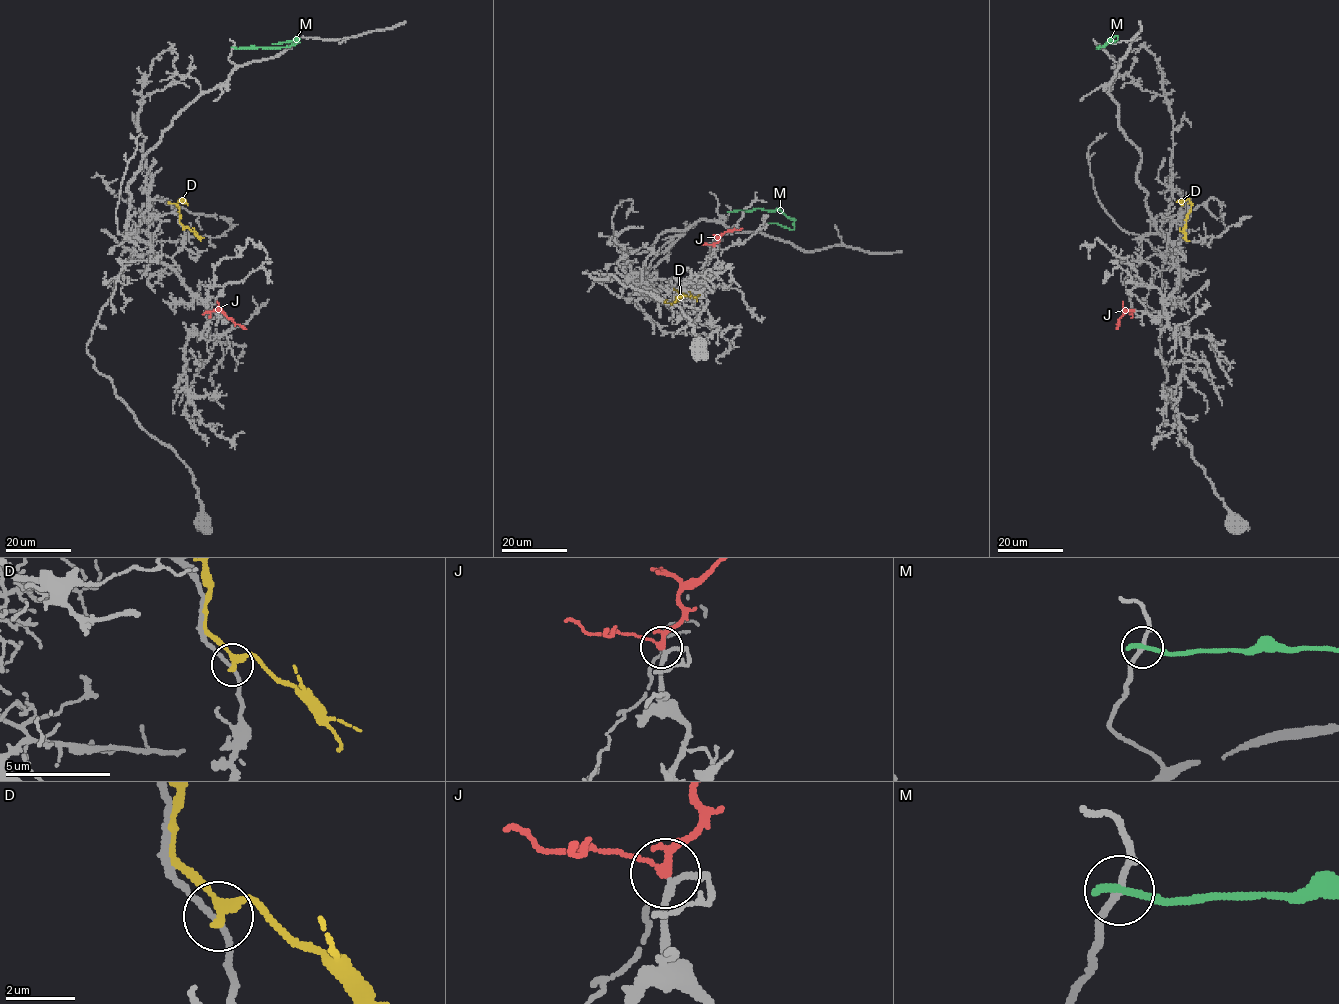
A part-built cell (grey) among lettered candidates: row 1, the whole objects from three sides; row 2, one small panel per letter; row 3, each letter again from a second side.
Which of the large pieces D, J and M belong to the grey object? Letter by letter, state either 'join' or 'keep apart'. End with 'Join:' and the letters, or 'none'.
D: keep apart
J: join
M: keep apart
Join: J

